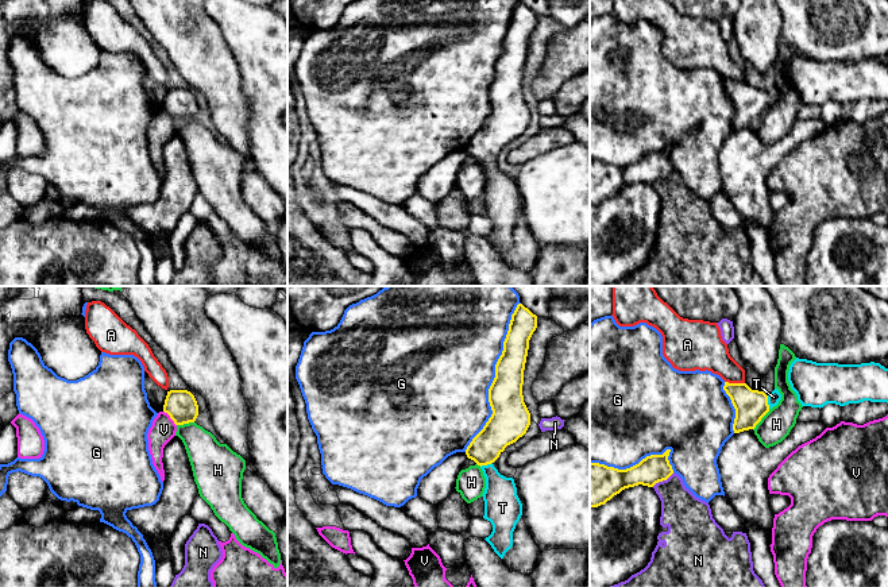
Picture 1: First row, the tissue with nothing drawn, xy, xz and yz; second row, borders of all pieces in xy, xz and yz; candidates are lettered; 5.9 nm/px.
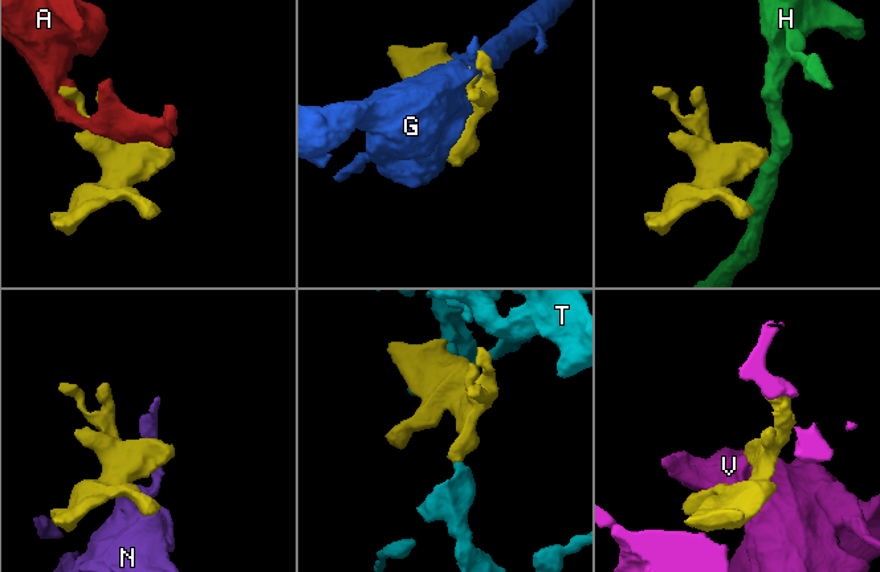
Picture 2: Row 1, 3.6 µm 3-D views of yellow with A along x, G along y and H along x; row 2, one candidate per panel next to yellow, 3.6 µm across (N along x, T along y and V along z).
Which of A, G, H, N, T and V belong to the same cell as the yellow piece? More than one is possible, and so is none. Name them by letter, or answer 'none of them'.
T

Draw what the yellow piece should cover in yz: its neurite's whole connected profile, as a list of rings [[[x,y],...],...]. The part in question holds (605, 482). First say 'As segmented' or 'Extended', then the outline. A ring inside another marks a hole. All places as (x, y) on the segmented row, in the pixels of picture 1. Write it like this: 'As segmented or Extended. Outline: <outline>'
As segmented. Outline: [[[667,449],[663,455],[646,456],[626,470],[590,463],[590,507],[605,505],[625,488],[638,484],[653,487],[667,480],[673,474],[669,452],[671,449]]]

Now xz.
Extended. Outline: [[[518,304],[511,314],[509,331],[503,341],[503,351],[495,364],[495,378],[489,389],[489,402],[493,414],[466,449],[467,457],[482,468],[486,478],[486,488],[482,495],[484,501],[483,518],[491,522],[493,532],[484,540],[501,559],[513,547],[513,532],[522,515],[522,503],[517,495],[514,479],[501,475],[493,463],[507,445],[522,437],[530,425],[530,413],[524,402],[522,385],[529,340],[536,328],[537,316],[522,304]]]

